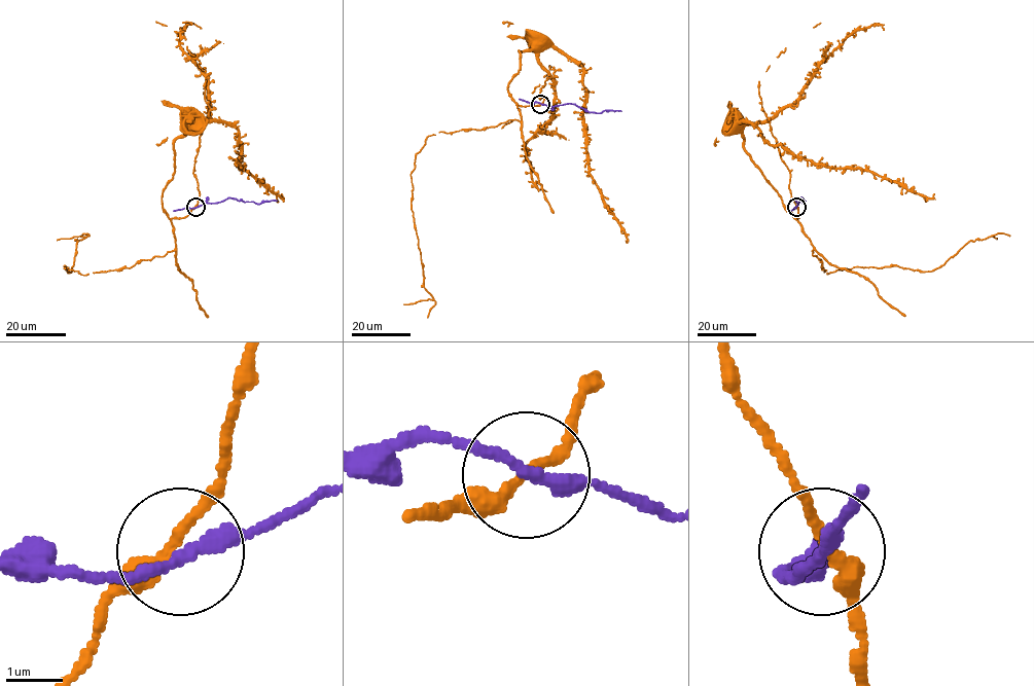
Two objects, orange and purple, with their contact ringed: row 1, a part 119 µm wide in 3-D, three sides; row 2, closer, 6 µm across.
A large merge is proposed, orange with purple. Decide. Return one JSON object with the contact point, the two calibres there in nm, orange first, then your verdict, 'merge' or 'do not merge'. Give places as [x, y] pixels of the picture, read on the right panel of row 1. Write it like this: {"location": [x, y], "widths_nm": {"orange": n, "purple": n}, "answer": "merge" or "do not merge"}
{"location": [796, 207], "widths_nm": {"orange": 200, "purple": 240}, "answer": "do not merge"}

